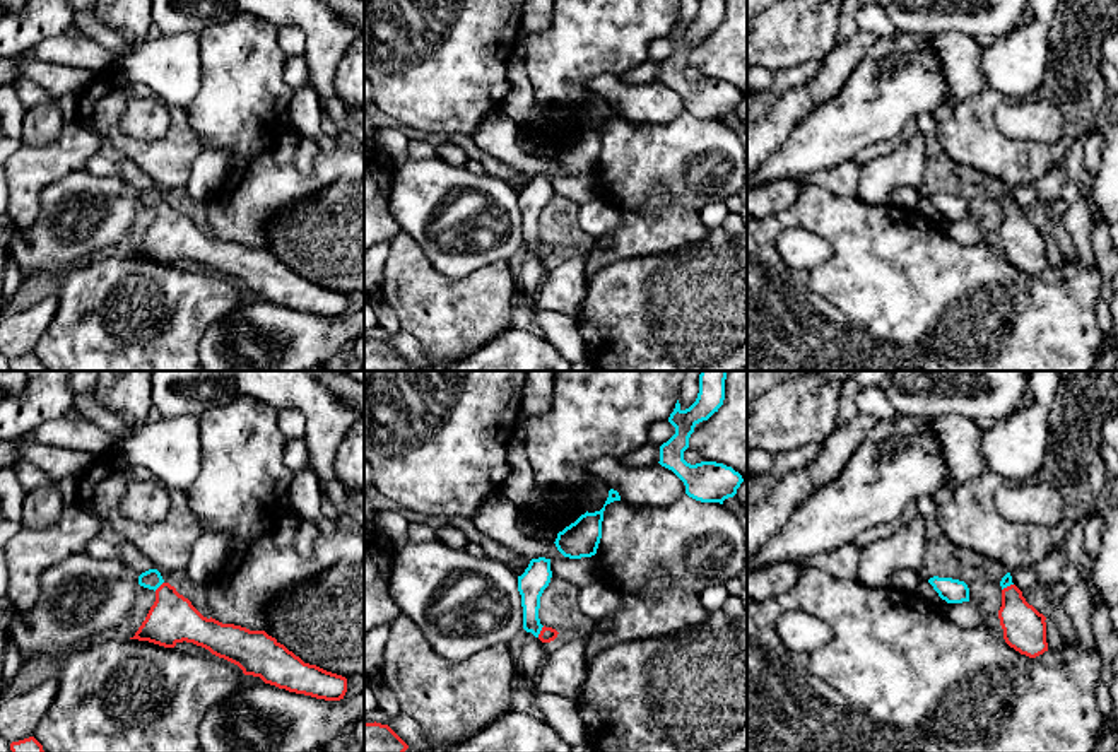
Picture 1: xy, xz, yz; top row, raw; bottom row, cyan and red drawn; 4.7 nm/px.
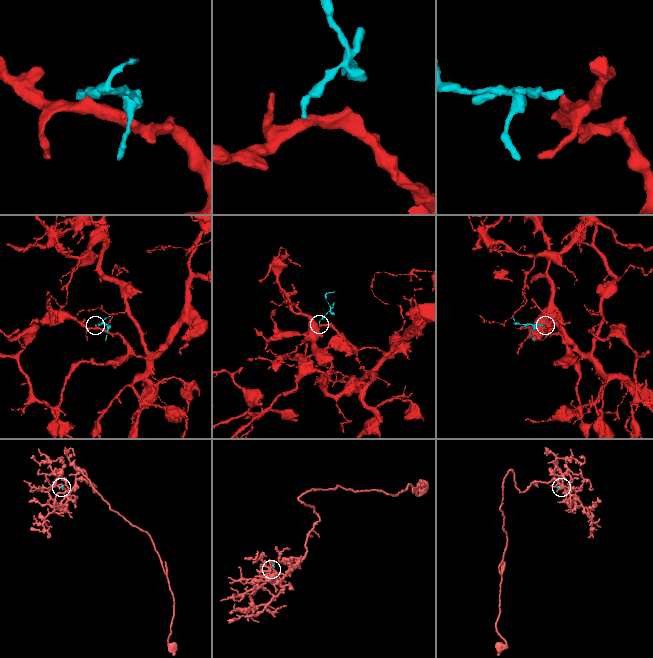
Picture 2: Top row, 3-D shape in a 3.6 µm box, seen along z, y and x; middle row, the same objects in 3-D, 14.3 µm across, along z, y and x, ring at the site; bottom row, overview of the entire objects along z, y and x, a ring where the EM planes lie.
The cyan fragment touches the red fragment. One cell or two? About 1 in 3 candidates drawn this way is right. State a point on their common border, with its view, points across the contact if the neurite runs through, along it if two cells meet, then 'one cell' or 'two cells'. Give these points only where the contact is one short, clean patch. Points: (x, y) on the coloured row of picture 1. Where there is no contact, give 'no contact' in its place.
meets cyan in xz at (541, 629); runs through xz (537, 576), (530, 619), (541, 629), (547, 634); one cell

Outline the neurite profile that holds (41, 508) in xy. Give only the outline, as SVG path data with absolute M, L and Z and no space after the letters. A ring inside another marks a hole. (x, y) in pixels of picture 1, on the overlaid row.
M55 487L27 492L21 523L32 528L48 528L58 521L62 506L62 497Z

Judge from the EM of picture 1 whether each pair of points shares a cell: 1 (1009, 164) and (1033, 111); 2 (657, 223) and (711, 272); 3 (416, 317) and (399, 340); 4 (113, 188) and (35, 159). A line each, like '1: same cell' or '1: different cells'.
1: different cells
2: different cells
3: different cells
4: different cells

